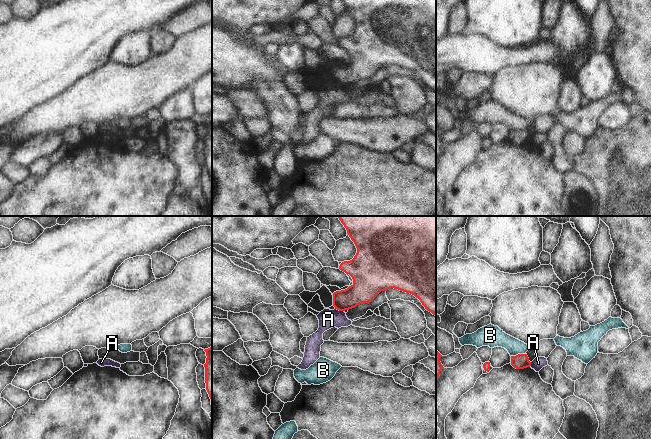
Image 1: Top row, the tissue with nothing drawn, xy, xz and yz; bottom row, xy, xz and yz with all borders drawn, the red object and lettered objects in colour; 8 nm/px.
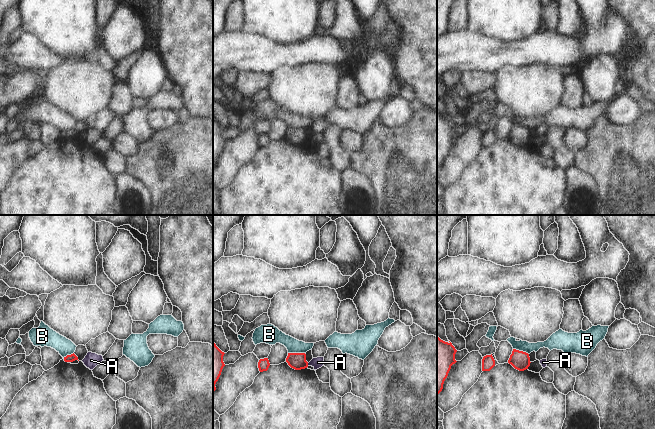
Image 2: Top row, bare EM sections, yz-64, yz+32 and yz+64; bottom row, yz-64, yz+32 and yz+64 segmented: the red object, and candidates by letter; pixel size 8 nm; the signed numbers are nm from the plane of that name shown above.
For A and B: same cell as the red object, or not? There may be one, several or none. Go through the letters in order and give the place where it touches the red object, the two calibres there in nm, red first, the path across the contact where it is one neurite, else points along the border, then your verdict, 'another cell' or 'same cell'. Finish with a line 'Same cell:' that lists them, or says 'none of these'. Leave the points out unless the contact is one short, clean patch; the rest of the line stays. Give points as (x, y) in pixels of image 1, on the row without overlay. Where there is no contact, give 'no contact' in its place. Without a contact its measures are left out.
A: contact xz (339, 86); calibres 200 and 150 nm; border xz (335, 84), (343, 87); another cell
B: contact yz (518, 130); calibres 120 and 170 nm; another cell
Same cell: none of these

